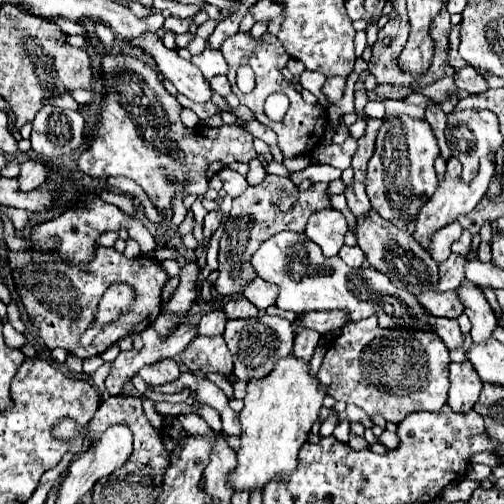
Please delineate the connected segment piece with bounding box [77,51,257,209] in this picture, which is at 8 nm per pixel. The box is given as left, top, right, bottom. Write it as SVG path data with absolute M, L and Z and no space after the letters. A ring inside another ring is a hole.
M111 51L107 55L101 55L101 73L106 92L99 113L95 141L77 159L81 173L89 177L129 177L147 193L157 209L169 209L175 189L183 185L187 193L205 193L205 169L209 167L209 163L249 163L253 157L257 157L253 149L253 135L241 127L221 125L217 129L187 129L179 119L179 101L171 93L167 93L157 69L149 67L147 63L127 53ZM115 89L123 89L123 106L117 99Z

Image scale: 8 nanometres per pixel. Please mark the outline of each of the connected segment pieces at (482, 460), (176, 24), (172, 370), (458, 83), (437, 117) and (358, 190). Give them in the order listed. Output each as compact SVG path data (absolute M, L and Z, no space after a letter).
M485 452L473 455L470 458L470 463L471 462L472 464L476 464L476 463L485 464L491 468L499 466L501 463L500 459L496 455L493 455L491 453L485 453Z
M169 16L165 19L165 29L175 33L187 33L191 25L191 19L179 19Z
M163 359L155 365L147 365L139 371L139 375L145 379L145 383L149 385L165 385L165 383L171 383L175 381L181 371L179 371L179 365L173 361L173 359Z
M471 65L455 69L453 79L455 79L455 87L461 91L467 91L467 93L483 93L487 89L485 79Z
M429 107L429 109L425 109L425 119L429 121L429 125L433 127L435 137L439 139L441 157L443 159L449 159L451 153L449 153L449 147L445 145L445 135L443 135L443 131L445 131L445 113L439 107Z
M353 181L351 185L345 185L343 193L347 197L347 205L349 205L349 209L351 209L353 215L361 215L361 211L365 211L365 213L369 211L371 203L369 203L369 199L365 195L365 185L363 183Z

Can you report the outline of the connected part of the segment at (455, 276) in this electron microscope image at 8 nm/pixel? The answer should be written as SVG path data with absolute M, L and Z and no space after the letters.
M451 253L448 259L439 265L439 280L435 291L445 292L455 290L465 279L465 261L464 257Z

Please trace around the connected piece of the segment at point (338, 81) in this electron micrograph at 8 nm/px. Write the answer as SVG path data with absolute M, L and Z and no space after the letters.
M327 77L321 91L325 93L329 103L337 103L343 97L343 89L345 89L345 77Z

